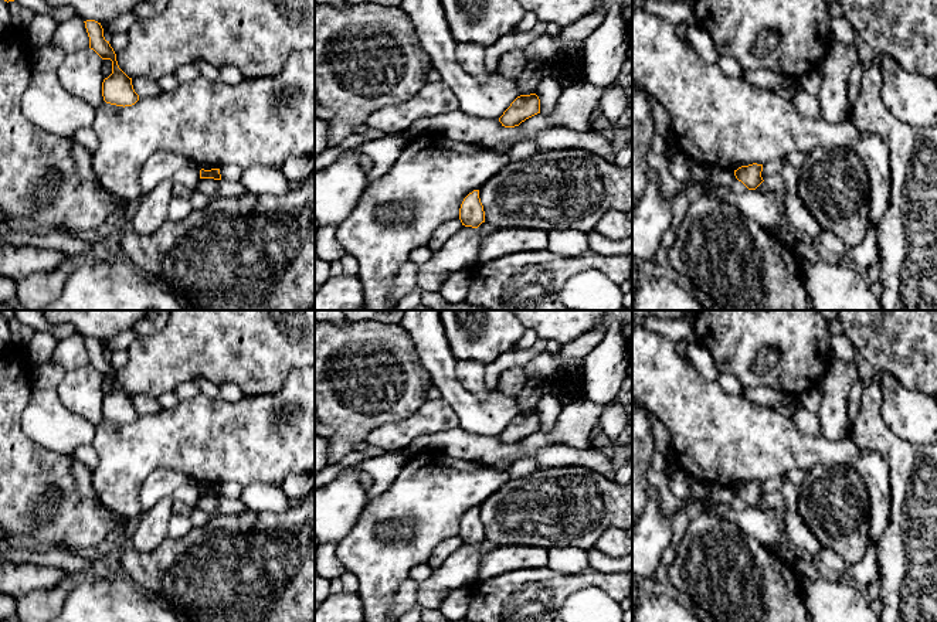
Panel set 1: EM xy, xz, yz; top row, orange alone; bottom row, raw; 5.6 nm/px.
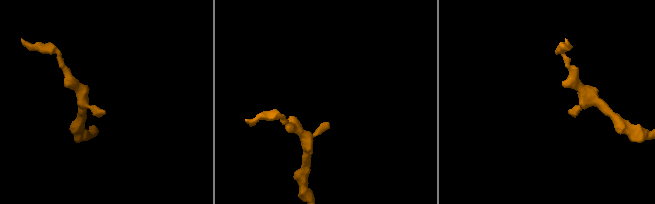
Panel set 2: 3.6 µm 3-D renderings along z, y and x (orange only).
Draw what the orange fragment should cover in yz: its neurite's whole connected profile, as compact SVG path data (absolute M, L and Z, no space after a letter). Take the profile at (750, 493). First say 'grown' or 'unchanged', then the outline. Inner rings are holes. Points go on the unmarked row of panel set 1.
unchanged; M748 482L741 483L734 487L734 493L739 499L741 499L748 507L756 507L764 497L761 494L763 482Z

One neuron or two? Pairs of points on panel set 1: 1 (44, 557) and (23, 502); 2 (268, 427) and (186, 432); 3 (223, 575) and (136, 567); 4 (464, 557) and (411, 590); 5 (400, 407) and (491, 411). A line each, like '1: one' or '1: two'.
1: two
2: one
3: one
4: two
5: two

